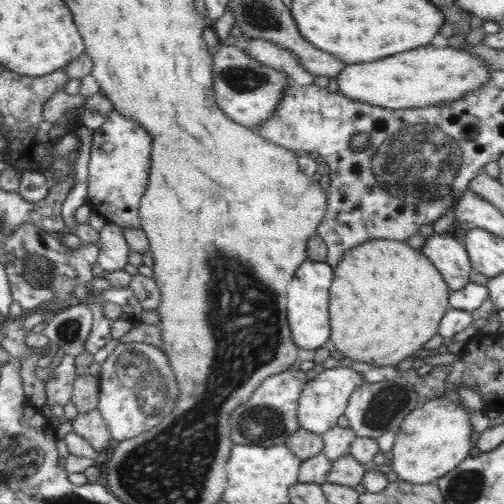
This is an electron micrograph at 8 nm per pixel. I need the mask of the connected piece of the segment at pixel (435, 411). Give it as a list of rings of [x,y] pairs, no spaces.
[[[441,397],[430,401],[425,400],[422,407],[413,409],[402,421],[399,432],[396,434],[392,448],[391,468],[399,478],[412,484],[428,484],[436,482],[451,470],[454,470],[473,449],[470,442],[473,427],[469,414],[457,403]]]

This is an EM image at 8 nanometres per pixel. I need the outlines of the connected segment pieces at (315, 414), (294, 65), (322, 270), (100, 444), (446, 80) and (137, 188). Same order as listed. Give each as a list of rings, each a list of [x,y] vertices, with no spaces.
[[[344,366],[325,369],[316,378],[309,378],[299,397],[297,407],[299,427],[316,435],[322,435],[324,432],[335,428],[338,418],[345,415],[351,393],[362,386],[364,382],[359,373],[352,371],[350,368],[344,368]]]
[[[261,39],[249,40],[243,46],[244,51],[248,51],[260,63],[284,71],[290,77],[290,85],[308,86],[314,82],[314,76],[304,70],[304,66],[300,66],[300,62],[296,62],[296,58],[288,50],[282,50],[280,46]]]
[[[307,258],[306,262],[303,262],[296,270],[294,280],[288,284],[287,320],[292,330],[293,341],[300,348],[316,350],[330,338],[329,288],[334,272],[335,270],[332,266],[328,266],[327,262],[316,262]]]
[[[97,409],[79,413],[72,420],[72,430],[84,438],[96,452],[106,451],[112,440],[106,421]]]
[[[426,45],[419,48],[390,58],[344,65],[344,70],[335,76],[338,92],[354,102],[366,102],[385,109],[415,109],[446,105],[464,96],[464,93],[491,82],[490,68],[470,52],[448,46],[436,48]]]
[[[118,110],[105,116],[105,122],[92,135],[86,204],[107,222],[140,228],[140,199],[149,183],[152,136],[138,122],[124,118]]]

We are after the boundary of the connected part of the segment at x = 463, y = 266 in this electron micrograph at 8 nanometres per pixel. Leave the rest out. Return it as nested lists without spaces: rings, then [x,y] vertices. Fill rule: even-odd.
[[[433,233],[420,250],[440,271],[451,291],[469,283],[473,268],[465,247],[454,236]]]

